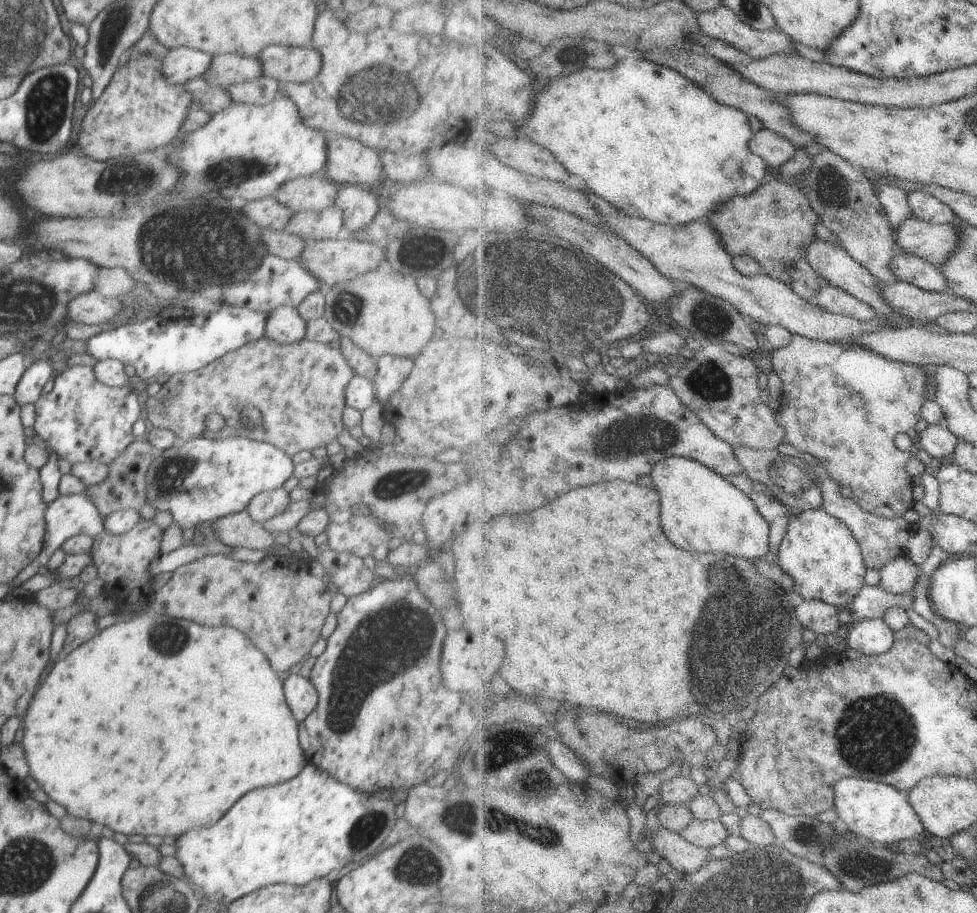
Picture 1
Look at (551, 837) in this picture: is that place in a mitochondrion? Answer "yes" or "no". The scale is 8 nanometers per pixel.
yes

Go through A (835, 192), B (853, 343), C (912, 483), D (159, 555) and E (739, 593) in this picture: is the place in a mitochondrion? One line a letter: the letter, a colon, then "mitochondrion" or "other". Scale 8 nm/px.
A: mitochondrion
B: other
C: other
D: other
E: mitochondrion

